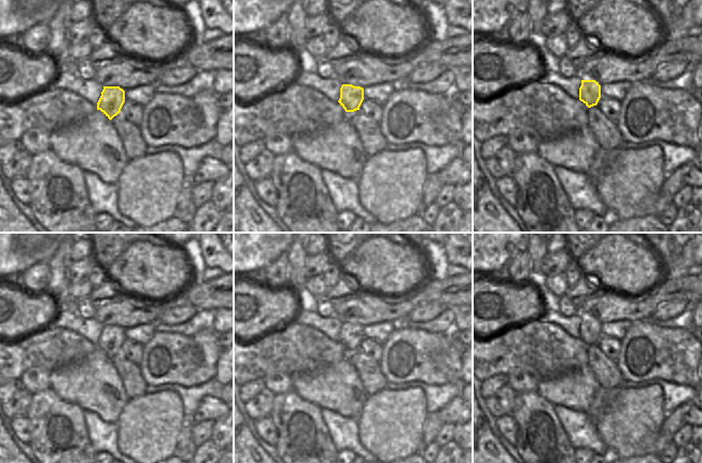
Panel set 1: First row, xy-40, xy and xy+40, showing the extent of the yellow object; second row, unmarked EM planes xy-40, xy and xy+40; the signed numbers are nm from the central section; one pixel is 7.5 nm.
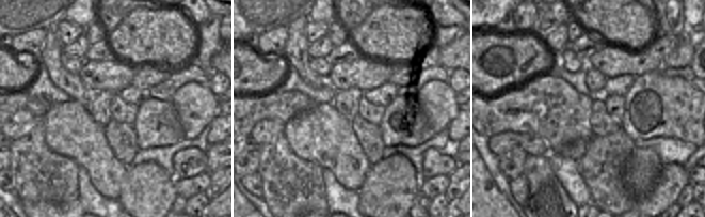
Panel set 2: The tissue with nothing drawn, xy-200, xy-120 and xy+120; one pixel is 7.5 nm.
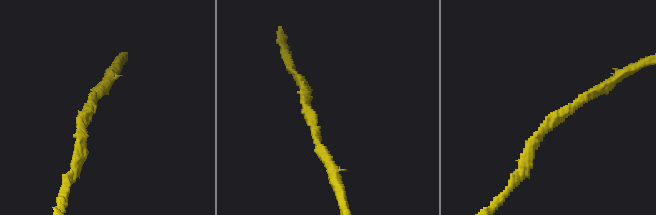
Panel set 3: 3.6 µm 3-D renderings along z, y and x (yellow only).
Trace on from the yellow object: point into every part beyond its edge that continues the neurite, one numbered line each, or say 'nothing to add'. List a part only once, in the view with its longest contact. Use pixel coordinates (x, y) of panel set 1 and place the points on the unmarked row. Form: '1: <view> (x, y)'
nothing to add.

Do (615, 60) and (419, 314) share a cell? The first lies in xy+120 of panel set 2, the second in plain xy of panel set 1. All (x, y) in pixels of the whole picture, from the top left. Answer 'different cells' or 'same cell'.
different cells

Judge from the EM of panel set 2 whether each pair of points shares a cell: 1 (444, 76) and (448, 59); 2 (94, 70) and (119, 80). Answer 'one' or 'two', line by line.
1: two
2: one

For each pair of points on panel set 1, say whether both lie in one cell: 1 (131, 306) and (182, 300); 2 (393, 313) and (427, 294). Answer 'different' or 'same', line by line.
1: same
2: same

